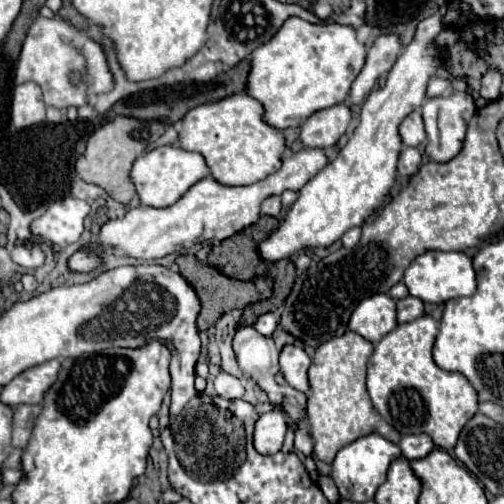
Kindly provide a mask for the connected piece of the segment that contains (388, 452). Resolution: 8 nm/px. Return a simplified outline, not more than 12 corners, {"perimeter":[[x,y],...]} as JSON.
{"perimeter":[[380,434],[336,454],[330,476],[342,498],[368,502],[400,448]]}

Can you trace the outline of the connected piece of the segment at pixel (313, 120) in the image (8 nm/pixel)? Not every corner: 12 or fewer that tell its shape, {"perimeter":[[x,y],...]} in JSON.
{"perimeter":[[336,104],[300,128],[304,148],[330,148],[350,126],[350,108]]}

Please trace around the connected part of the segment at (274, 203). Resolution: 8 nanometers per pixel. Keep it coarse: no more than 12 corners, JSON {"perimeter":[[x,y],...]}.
{"perimeter":[[280,196],[262,202],[262,214],[278,216],[282,210]]}

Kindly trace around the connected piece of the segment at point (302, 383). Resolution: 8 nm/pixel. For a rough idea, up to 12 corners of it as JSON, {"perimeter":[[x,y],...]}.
{"perimeter":[[286,344],[280,372],[300,392],[308,386],[310,356],[304,348]]}

